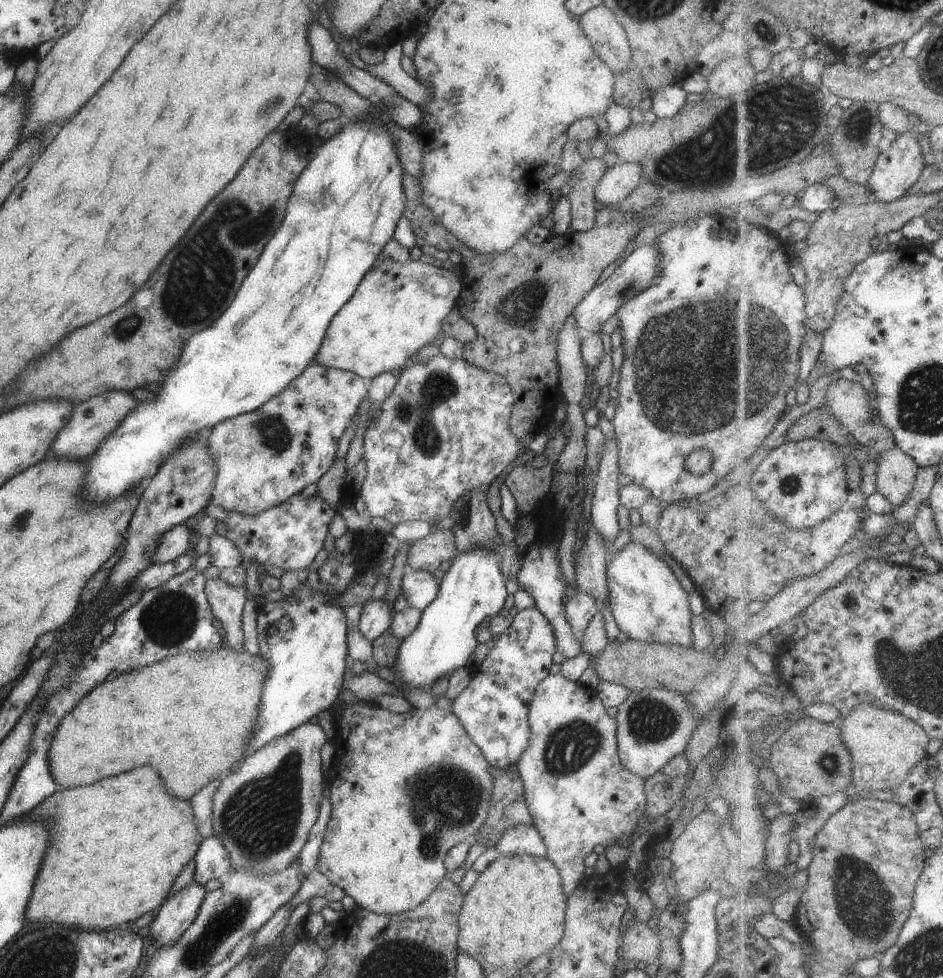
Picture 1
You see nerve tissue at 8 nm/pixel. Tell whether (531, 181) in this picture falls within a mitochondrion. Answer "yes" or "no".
no

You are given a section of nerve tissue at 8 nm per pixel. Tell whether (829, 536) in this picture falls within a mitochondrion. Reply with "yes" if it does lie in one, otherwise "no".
no

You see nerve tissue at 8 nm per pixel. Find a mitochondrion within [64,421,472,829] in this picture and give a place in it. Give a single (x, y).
(170, 618)

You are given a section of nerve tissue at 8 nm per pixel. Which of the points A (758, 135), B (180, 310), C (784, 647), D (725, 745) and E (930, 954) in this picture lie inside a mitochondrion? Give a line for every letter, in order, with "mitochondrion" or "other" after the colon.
A: mitochondrion
B: mitochondrion
C: other
D: other
E: mitochondrion

